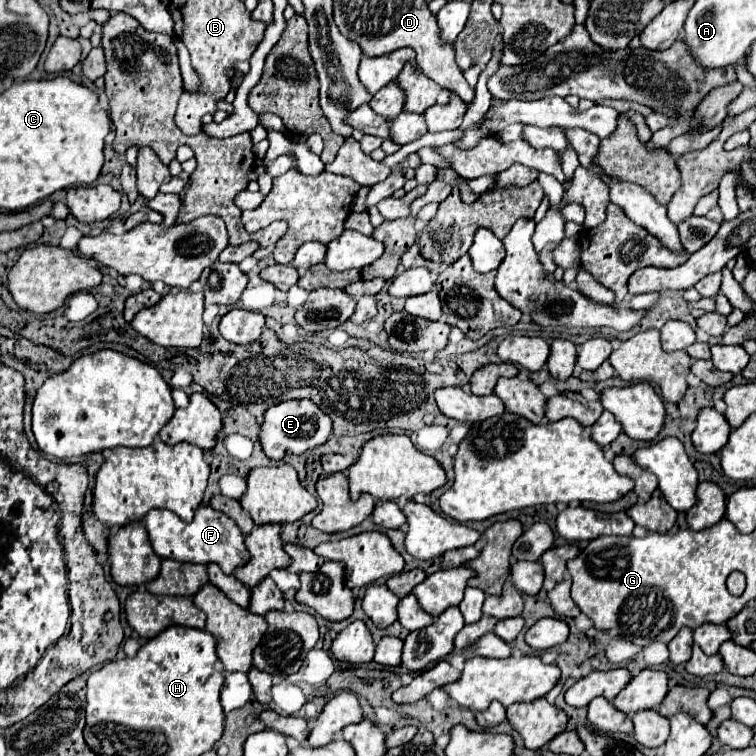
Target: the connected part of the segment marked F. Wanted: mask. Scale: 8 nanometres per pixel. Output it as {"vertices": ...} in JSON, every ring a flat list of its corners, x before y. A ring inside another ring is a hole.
{"vertices":[[200,505,194,513,192,523,184,523,182,519,174,517,174,513,166,513,166,509,150,509,144,517,144,527,150,537,150,545,154,547,154,553,158,557,168,557,176,561,190,561,190,563,218,563,224,573,234,573,236,567,244,565,250,555,244,547,244,535,226,517,226,513,218,513,210,505]]}

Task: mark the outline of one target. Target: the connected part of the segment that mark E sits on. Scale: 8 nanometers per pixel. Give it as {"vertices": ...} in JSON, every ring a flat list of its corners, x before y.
{"vertices":[[290,399,290,401,280,401,278,405,264,411,264,421,260,425,260,443,270,459,280,461,288,453,300,455,308,449,326,443,330,433,332,433,330,417,312,399,298,399,298,401]]}

